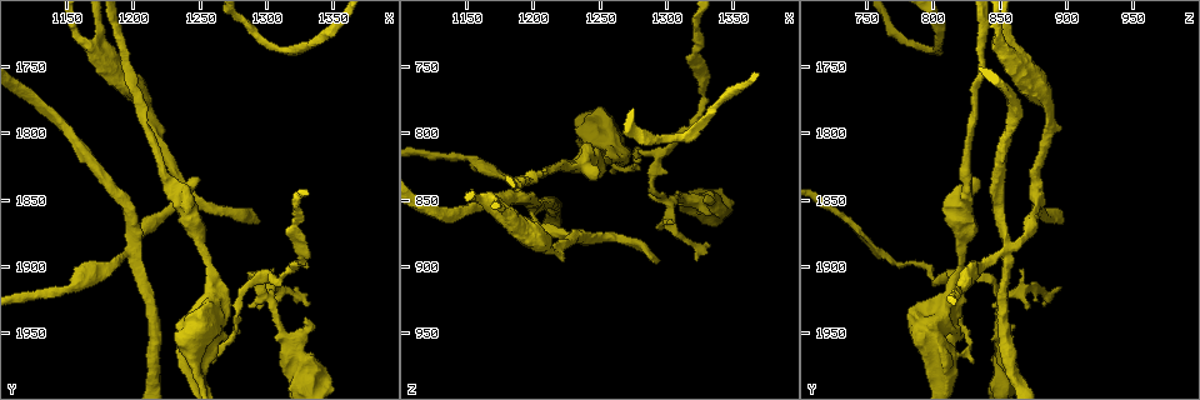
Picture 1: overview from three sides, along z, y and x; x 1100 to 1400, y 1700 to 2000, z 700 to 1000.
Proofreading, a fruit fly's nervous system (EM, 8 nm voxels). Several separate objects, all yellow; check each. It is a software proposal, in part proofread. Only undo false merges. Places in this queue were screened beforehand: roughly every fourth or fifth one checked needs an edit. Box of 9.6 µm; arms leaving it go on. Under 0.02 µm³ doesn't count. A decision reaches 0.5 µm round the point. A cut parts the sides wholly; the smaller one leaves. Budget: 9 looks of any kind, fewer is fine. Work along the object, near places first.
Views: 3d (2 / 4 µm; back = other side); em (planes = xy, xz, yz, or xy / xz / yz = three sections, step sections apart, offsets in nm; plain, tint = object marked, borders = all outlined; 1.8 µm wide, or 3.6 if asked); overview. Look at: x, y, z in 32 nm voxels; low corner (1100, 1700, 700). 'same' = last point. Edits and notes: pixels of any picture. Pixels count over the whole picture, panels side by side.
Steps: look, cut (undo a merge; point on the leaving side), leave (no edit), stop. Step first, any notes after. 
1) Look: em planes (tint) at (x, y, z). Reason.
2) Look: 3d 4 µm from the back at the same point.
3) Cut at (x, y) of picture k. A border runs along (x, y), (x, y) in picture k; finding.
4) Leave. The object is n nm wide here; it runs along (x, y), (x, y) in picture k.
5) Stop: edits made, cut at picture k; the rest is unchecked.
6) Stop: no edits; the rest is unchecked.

Look: 3d 2 µm at (1258, 1926, 810). Narrows sharply.

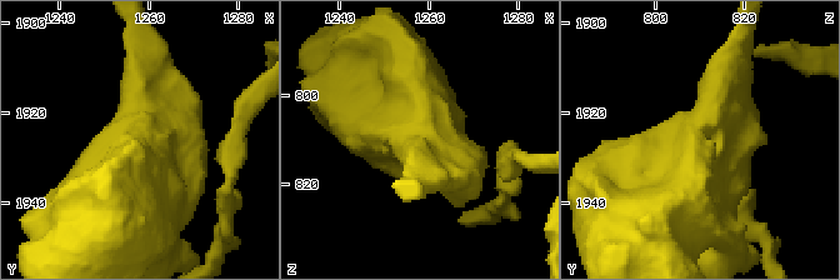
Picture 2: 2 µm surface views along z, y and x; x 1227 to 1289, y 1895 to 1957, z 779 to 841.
Look: em xy step 16 (tint) at (1258, 1927, 809).

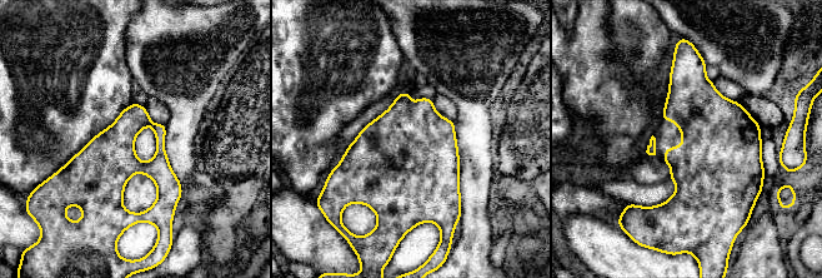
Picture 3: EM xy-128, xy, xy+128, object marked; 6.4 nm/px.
Look: em planes (tint) at the same point.

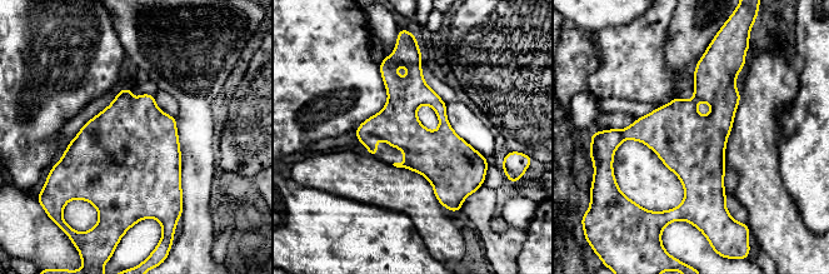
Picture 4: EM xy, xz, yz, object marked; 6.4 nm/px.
Leave. It runs along (406, 60), (408, 133), (447, 202) in picture 4; continuous, no second cell.

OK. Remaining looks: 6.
Look: em planes (plain) at (1236, 1846, 878). A fork.

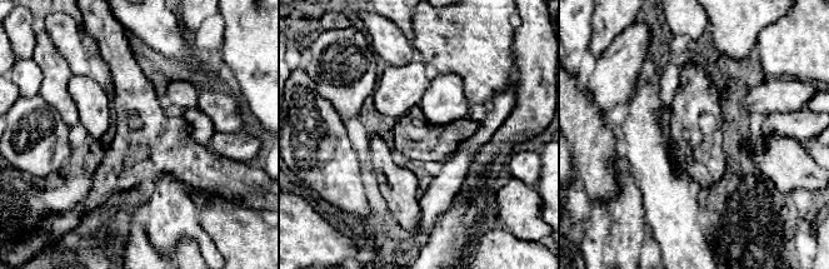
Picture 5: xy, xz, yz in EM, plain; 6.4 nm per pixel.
Look: em planes (tint) at the same point. With the object marked.

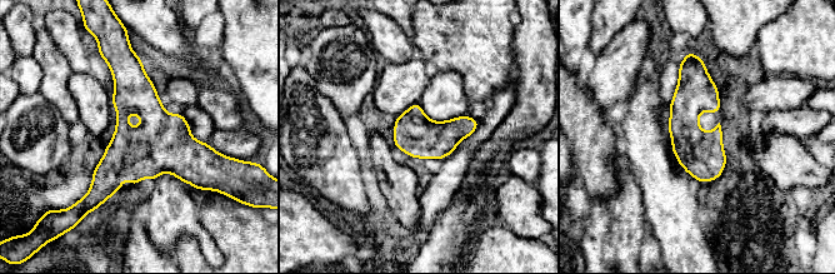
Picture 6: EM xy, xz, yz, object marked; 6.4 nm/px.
Leave. It runs along (693, 59), (690, 144), (709, 178) in picture 6; continuous, no second cell.

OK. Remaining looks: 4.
Look: 3d 4 µm at (1202, 1884, 856). Looks like a crossing.

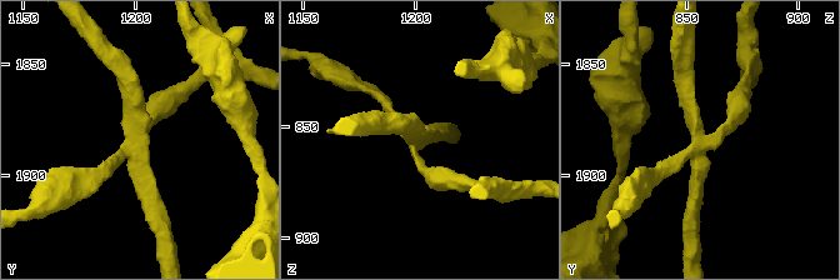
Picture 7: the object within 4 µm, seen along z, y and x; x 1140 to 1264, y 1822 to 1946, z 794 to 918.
Look: em 3.6 µm xy step 8 (tint) at (1199, 1886, 856). 4 arms meet here; now the EM.

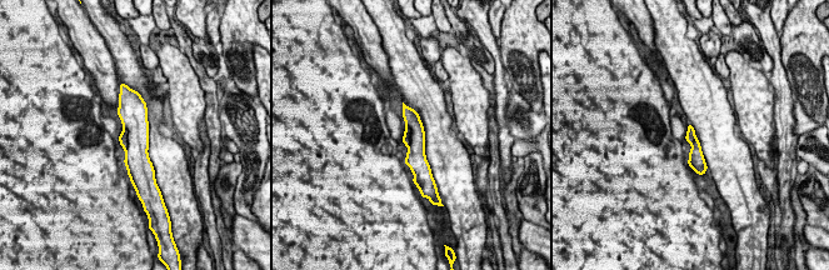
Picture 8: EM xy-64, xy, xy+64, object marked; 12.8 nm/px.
Look: em 3.6 µm planes (tint) at the same point. Another direction.

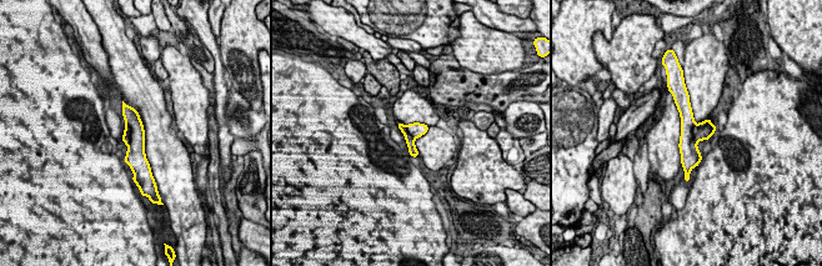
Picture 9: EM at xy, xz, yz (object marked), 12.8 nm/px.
Cut at (135, 152) of picture 9. The object is 220 nm wide here; a border runs along (126, 124), (130, 131), (128, 145) in picture 9; two cells meet here.

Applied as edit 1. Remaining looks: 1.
Stop: edits made, cut at picture 9; the rest is unchecked.

